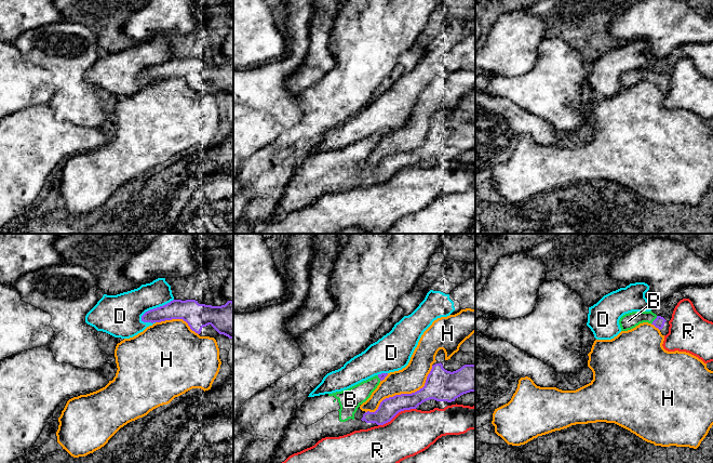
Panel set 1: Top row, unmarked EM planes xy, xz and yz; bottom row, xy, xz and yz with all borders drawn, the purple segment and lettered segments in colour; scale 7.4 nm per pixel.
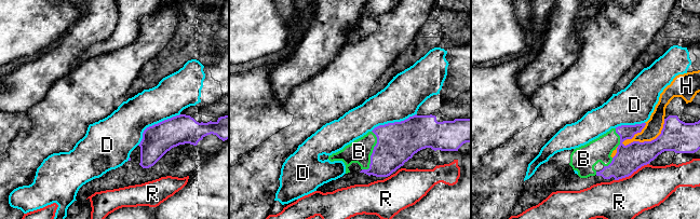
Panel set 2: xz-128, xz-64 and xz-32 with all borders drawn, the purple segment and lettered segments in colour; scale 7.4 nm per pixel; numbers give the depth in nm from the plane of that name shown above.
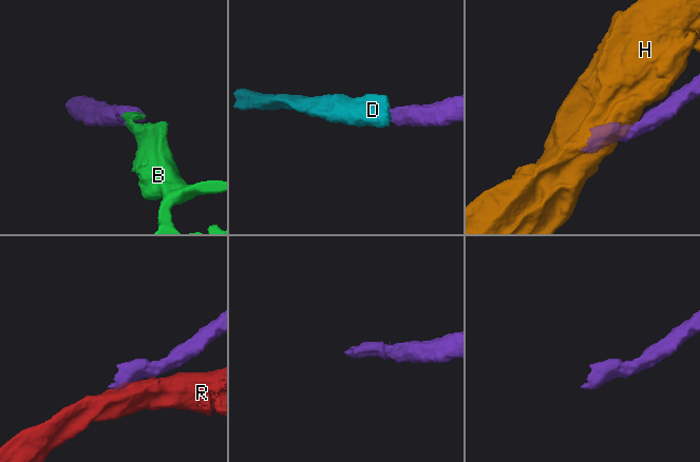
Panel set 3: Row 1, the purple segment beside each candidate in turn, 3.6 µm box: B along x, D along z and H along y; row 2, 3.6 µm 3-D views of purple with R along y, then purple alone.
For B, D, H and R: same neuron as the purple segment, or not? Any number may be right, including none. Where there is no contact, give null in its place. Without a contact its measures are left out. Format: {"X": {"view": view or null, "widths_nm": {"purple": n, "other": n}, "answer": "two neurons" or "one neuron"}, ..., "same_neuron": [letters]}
{"B": {"view": "yz", "widths_nm": {"purple": 80, "other": 120}, "answer": "one neuron"}, "D": {"view": "xy", "widths_nm": {"purple": 160, "other": 280}, "answer": "two neurons"}, "H": {"view": "xz", "widths_nm": {"purple": 180, "other": 200}, "answer": "two neurons"}, "R": {"view": "xz", "widths_nm": {"purple": 150, "other": 340}, "answer": "two neurons"}, "same_neuron": ["B"]}

